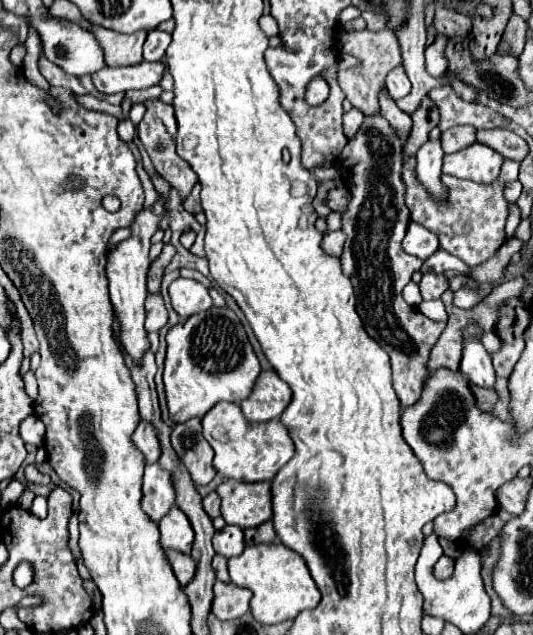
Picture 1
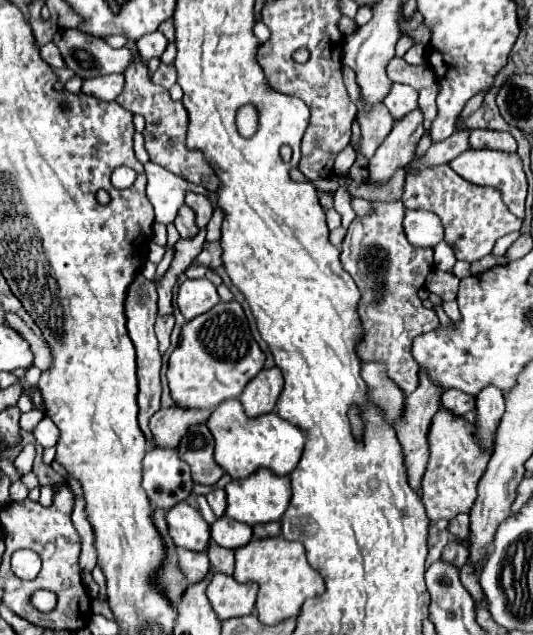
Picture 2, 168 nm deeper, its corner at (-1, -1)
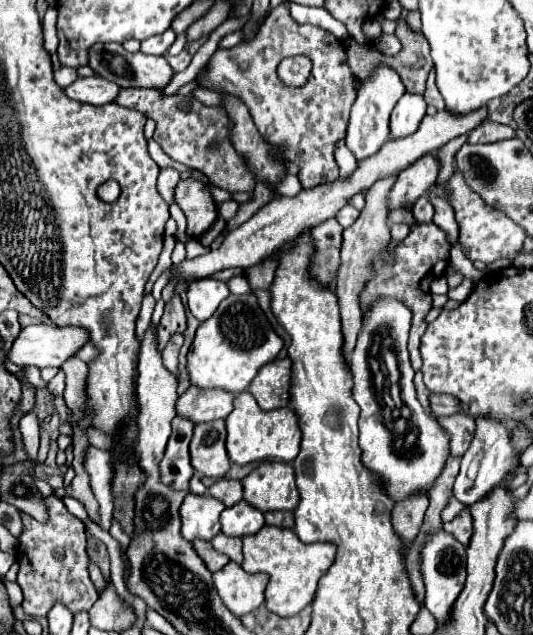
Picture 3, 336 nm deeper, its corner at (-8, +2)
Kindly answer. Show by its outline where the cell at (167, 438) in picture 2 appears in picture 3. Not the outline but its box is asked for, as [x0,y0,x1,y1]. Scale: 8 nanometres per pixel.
[176,387,234,423]

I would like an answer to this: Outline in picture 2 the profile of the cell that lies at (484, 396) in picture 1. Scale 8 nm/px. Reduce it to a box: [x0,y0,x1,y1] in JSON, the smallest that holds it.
[443,388,475,414]

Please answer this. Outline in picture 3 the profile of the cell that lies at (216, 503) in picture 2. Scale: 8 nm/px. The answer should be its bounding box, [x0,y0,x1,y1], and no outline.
[208,479,244,507]

